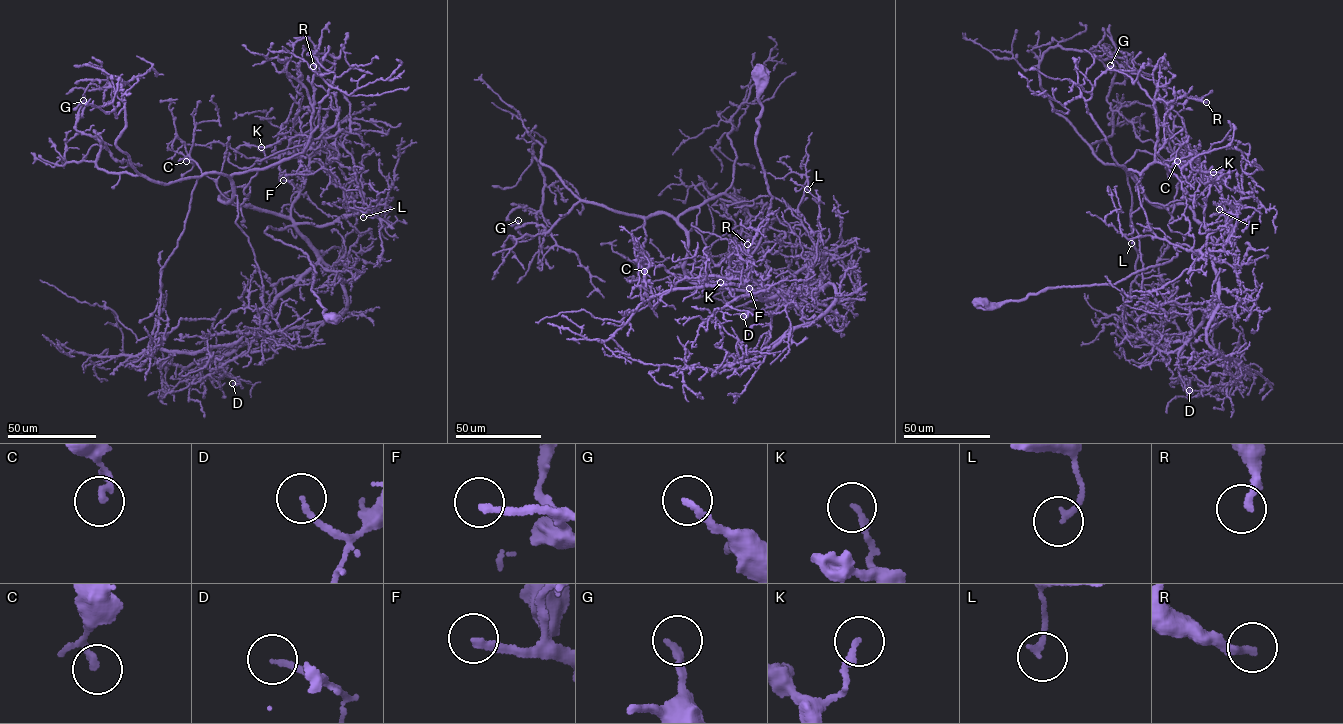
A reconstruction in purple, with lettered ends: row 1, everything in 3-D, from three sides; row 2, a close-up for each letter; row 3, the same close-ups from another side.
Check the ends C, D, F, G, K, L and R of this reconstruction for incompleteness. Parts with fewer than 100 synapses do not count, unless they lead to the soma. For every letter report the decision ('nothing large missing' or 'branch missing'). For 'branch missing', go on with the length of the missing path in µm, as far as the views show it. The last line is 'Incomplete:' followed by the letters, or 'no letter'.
C: nothing large missing
D: nothing large missing
F: branch missing; missing 60 µm
G: nothing large missing
K: nothing large missing
L: nothing large missing
R: nothing large missing
Incomplete: F

